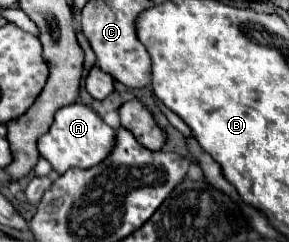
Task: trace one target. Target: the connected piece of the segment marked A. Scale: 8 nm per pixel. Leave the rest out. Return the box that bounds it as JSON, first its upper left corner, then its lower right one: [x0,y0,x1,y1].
[38,103,116,173]

